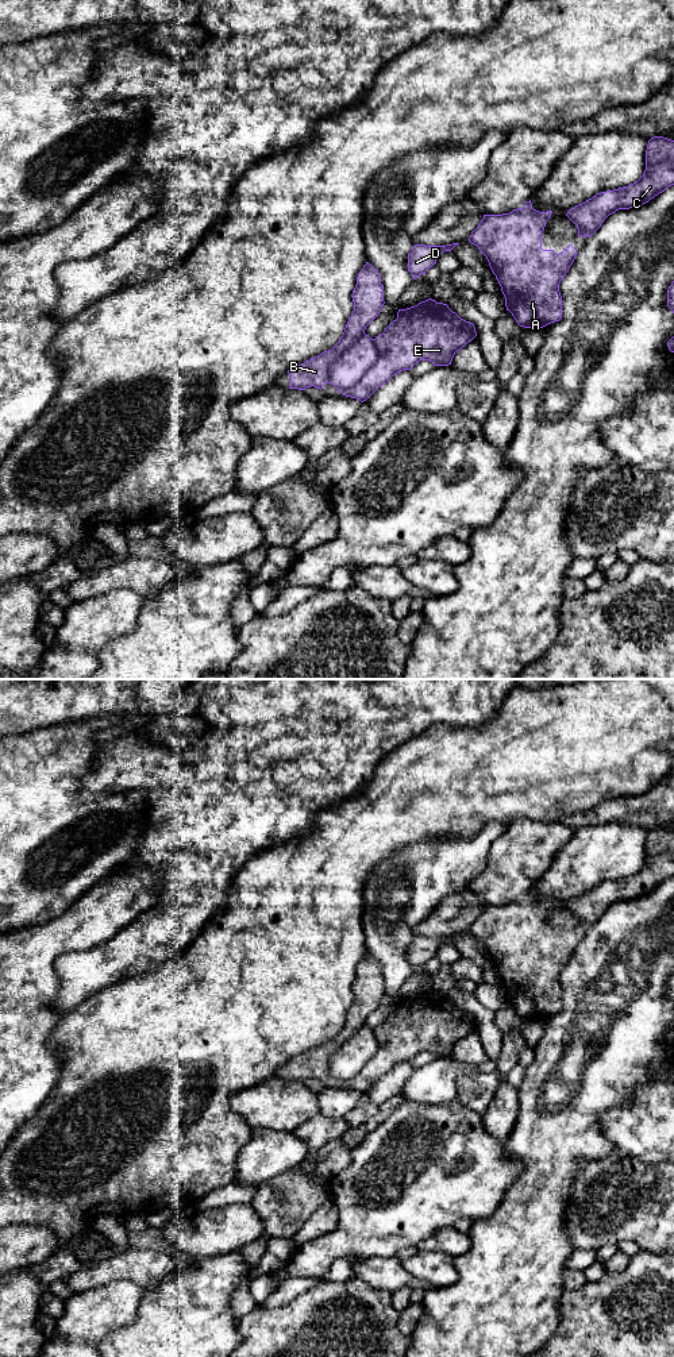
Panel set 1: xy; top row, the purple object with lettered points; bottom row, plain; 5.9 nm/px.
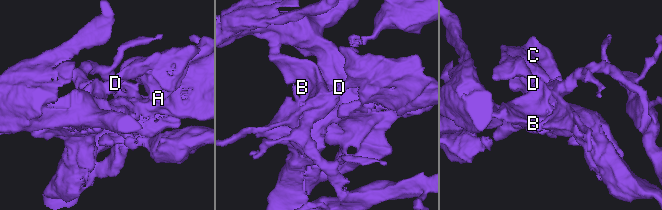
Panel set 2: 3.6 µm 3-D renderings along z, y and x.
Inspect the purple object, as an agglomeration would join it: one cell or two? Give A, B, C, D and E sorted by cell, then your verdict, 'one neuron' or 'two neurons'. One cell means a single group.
A B C E / D; two neurons

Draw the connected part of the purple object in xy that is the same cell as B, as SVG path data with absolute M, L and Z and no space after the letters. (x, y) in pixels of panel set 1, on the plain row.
M369 953L359 963L351 988L354 1002L339 1033L331 1041L289 1060L289 1080L305 1082L315 1077L321 1082L324 1076L330 1075L331 1056L365 1026L366 1018L380 1006L385 995L384 976L378 961Z

